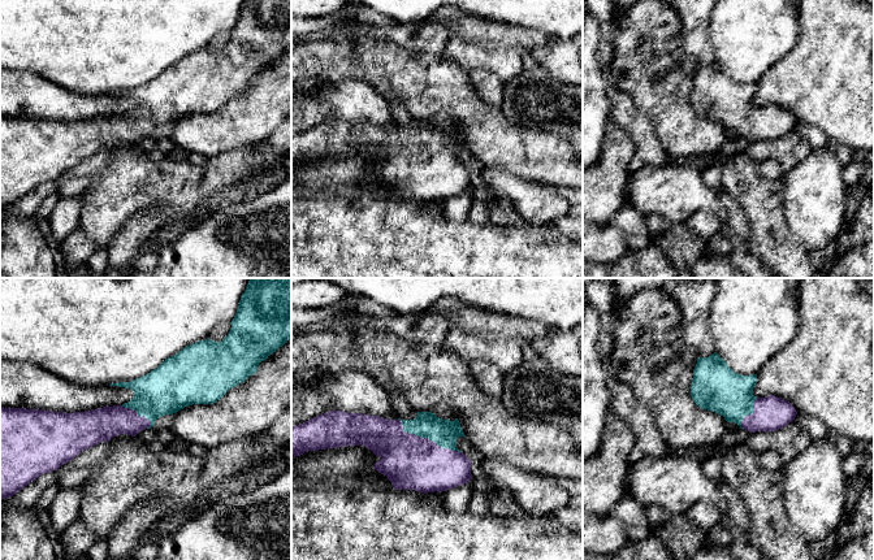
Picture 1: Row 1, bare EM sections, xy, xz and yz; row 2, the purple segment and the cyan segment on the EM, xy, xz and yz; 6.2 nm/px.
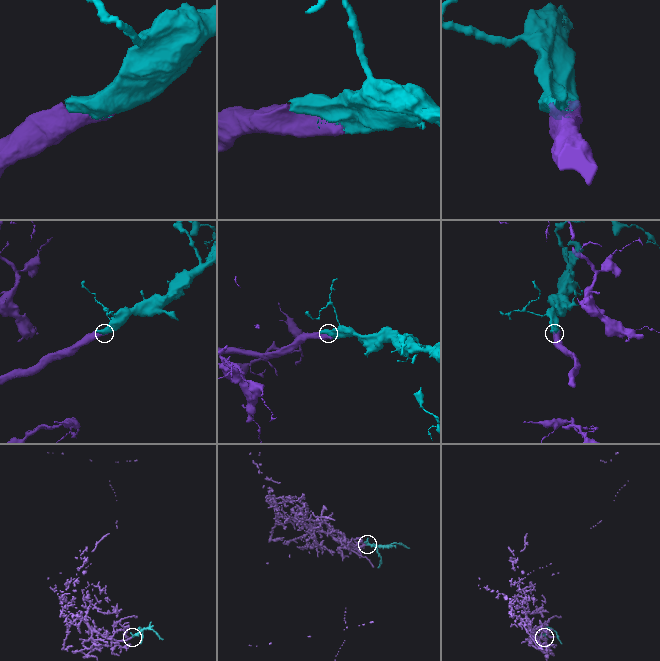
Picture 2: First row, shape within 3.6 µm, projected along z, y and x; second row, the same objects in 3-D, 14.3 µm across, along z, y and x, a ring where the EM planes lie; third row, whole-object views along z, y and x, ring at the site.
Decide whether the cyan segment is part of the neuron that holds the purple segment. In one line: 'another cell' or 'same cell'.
same cell

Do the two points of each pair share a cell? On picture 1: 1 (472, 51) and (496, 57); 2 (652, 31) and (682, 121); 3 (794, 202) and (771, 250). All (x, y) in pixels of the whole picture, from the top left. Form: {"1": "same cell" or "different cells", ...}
{"1": "same cell", "2": "same cell", "3": "different cells"}

